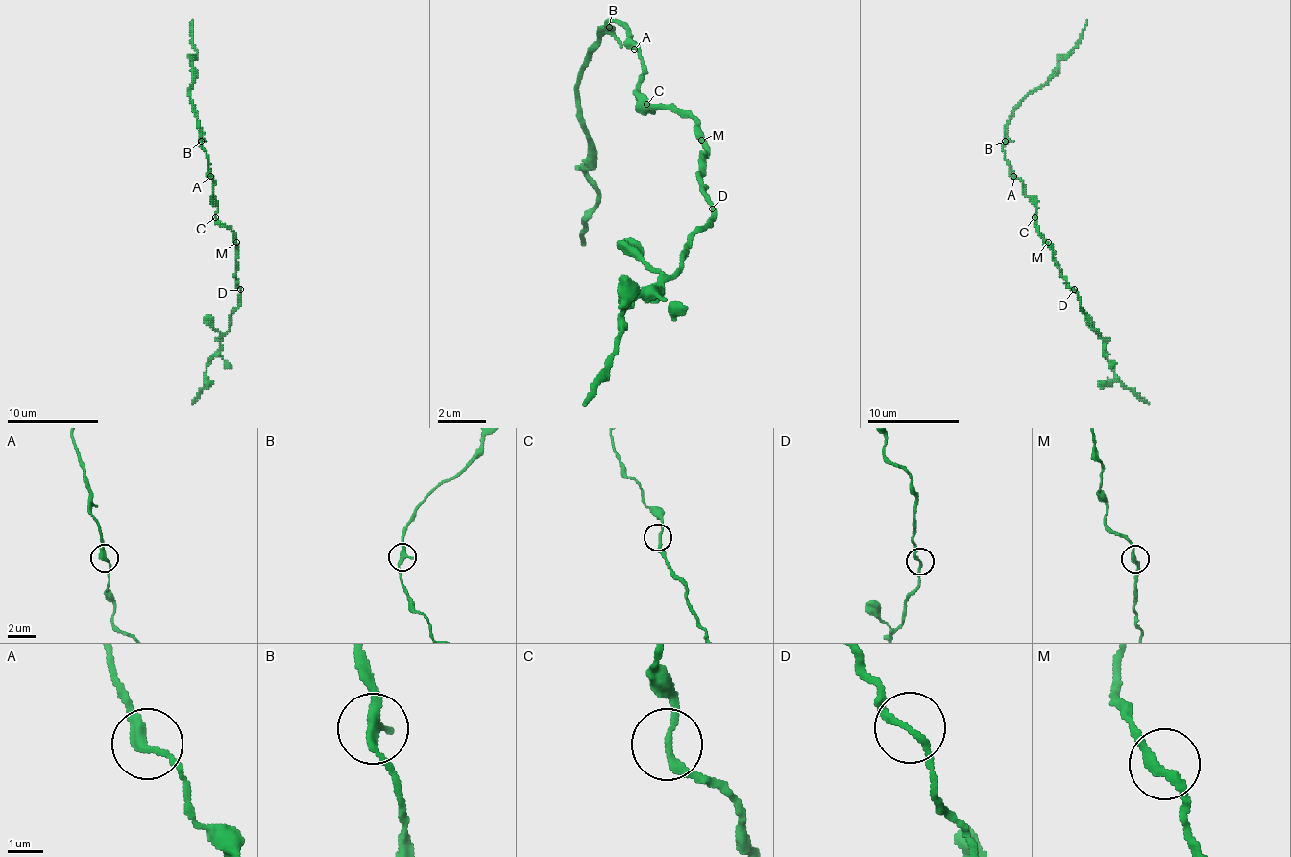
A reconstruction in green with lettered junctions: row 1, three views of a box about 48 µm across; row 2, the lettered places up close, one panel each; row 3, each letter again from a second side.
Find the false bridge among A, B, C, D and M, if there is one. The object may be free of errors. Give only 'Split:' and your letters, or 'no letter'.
Split: B

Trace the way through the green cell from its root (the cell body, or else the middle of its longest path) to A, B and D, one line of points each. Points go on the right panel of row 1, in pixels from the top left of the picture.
A: (1036, 217), (1036, 206), (1025, 194), (1025, 184), (1013, 176)
B: (1036, 217), (1036, 206), (1025, 194), (1025, 184), (1005, 158), (1005, 141)
D: (1036, 217), (1036, 229), (1053, 249), (1053, 260), (1059, 274), (1073, 290)

